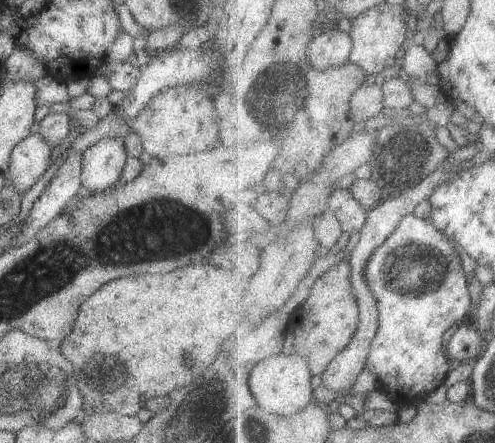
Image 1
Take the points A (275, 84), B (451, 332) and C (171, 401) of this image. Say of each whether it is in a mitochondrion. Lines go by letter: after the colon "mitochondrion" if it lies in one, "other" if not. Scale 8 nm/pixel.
A: mitochondrion
B: other
C: other

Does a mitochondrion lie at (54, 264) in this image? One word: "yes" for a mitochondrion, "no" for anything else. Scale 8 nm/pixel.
yes

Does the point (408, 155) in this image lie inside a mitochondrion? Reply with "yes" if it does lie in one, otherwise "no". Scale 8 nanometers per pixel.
yes

